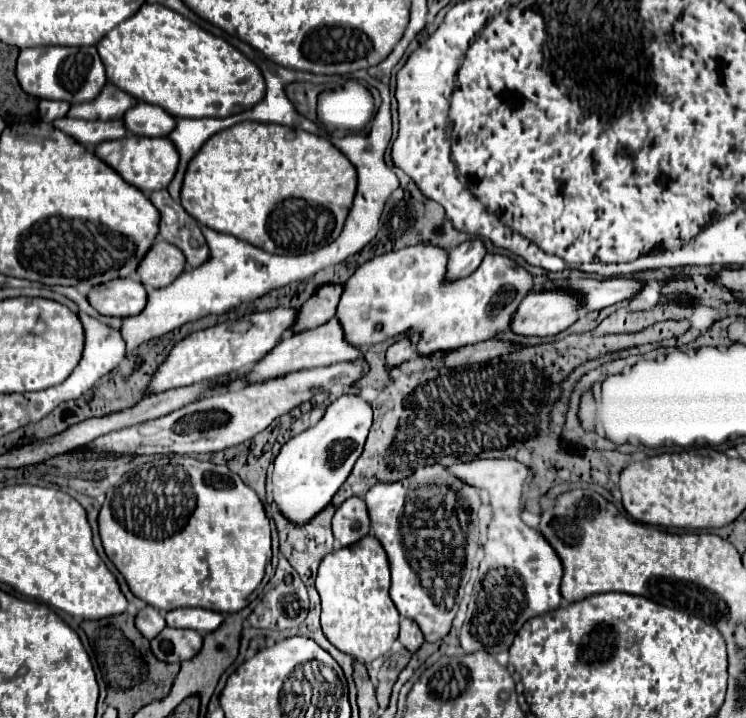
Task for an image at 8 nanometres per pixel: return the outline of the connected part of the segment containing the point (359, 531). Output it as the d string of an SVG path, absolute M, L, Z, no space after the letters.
M350 497L332 519L334 537L342 547L348 547L370 533L370 517L364 499Z

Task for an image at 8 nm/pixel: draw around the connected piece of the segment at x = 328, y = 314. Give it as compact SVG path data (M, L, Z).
M324 285L320 287L302 307L300 307L300 315L298 315L298 325L294 327L294 331L302 331L302 329L310 329L316 325L326 323L328 319L332 319L336 315L336 307L340 301L340 295L344 291L344 285Z

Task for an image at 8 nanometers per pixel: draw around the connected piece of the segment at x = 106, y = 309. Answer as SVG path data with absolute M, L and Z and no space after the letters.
M126 277L96 285L88 291L86 299L102 315L128 317L140 313L146 307L146 289L138 279Z

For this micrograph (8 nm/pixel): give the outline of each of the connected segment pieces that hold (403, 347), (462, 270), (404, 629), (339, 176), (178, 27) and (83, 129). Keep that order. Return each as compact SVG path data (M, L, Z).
M408 339L396 341L396 343L390 345L388 351L386 351L386 371L392 373L392 371L398 369L400 365L408 363L408 361L412 359L412 355L414 355L414 347L410 345Z
M472 239L458 245L456 249L450 249L450 261L448 261L450 279L458 279L476 271L484 255L486 255L486 245L482 239Z
M402 619L400 621L400 637L398 639L410 653L418 651L420 645L424 643L424 635L422 635L418 623L412 621L412 619Z
M242 121L212 135L190 159L180 203L188 215L214 231L234 235L268 253L300 255L318 251L340 235L354 193L356 169L328 139L286 125Z
M144 3L130 19L116 25L102 41L96 45L98 55L106 69L108 83L116 85L124 93L138 101L158 105L172 117L180 119L204 119L204 117L230 117L246 107L252 107L264 97L264 77L260 69L242 57L238 49L220 37L200 29L196 23L184 19L182 15L170 11L164 5Z
M60 117L52 123L62 133L80 141L84 147L98 145L108 139L122 139L126 135L126 127L122 121L82 121L72 117Z

